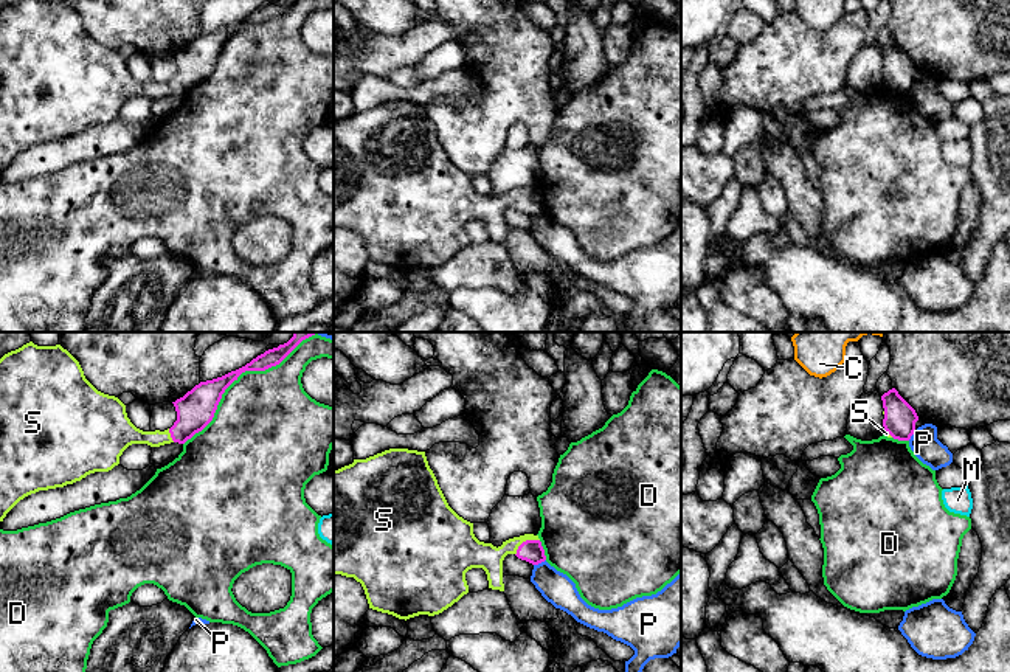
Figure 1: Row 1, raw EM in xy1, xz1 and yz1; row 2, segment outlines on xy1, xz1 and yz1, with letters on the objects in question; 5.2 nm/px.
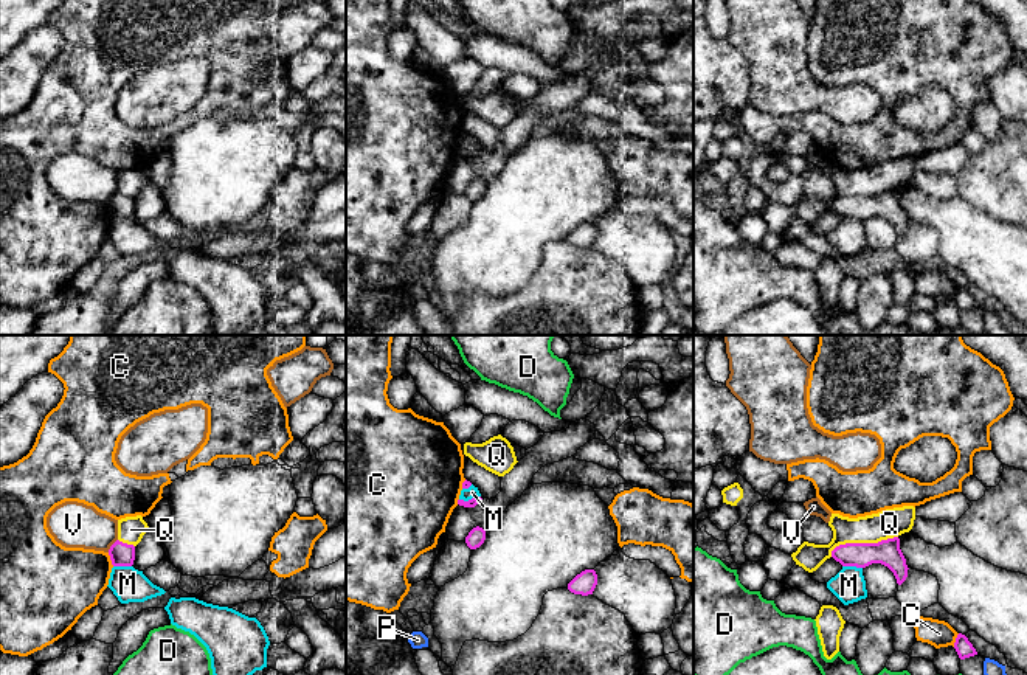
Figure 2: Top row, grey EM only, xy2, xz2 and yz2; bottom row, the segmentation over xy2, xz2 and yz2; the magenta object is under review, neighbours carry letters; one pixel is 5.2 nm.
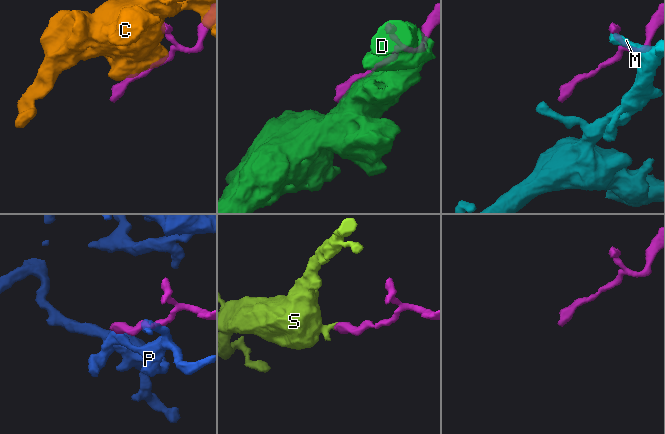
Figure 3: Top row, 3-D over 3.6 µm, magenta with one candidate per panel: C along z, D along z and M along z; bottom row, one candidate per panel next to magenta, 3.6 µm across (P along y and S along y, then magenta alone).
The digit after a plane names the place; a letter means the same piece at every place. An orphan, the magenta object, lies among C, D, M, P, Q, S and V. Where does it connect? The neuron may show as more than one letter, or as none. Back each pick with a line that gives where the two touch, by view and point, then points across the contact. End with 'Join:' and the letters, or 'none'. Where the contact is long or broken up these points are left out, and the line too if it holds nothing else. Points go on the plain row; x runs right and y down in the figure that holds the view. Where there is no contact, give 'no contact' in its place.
S: meets magenta in xz1 at (526, 193); runs through xz1 (531, 204), (526, 193), (495, 208), (486, 208)
Join: S

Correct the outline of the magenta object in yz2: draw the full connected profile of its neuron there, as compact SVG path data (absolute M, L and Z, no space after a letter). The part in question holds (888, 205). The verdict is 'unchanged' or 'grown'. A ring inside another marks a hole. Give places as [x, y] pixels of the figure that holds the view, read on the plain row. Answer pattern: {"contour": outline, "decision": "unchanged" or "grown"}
{"contour": "M887 191L878 196L845 196L832 203L832 209L842 219L866 220L872 216L887 219L897 236L901 237L908 230L906 211L900 202L900 191Z", "decision": "unchanged"}

